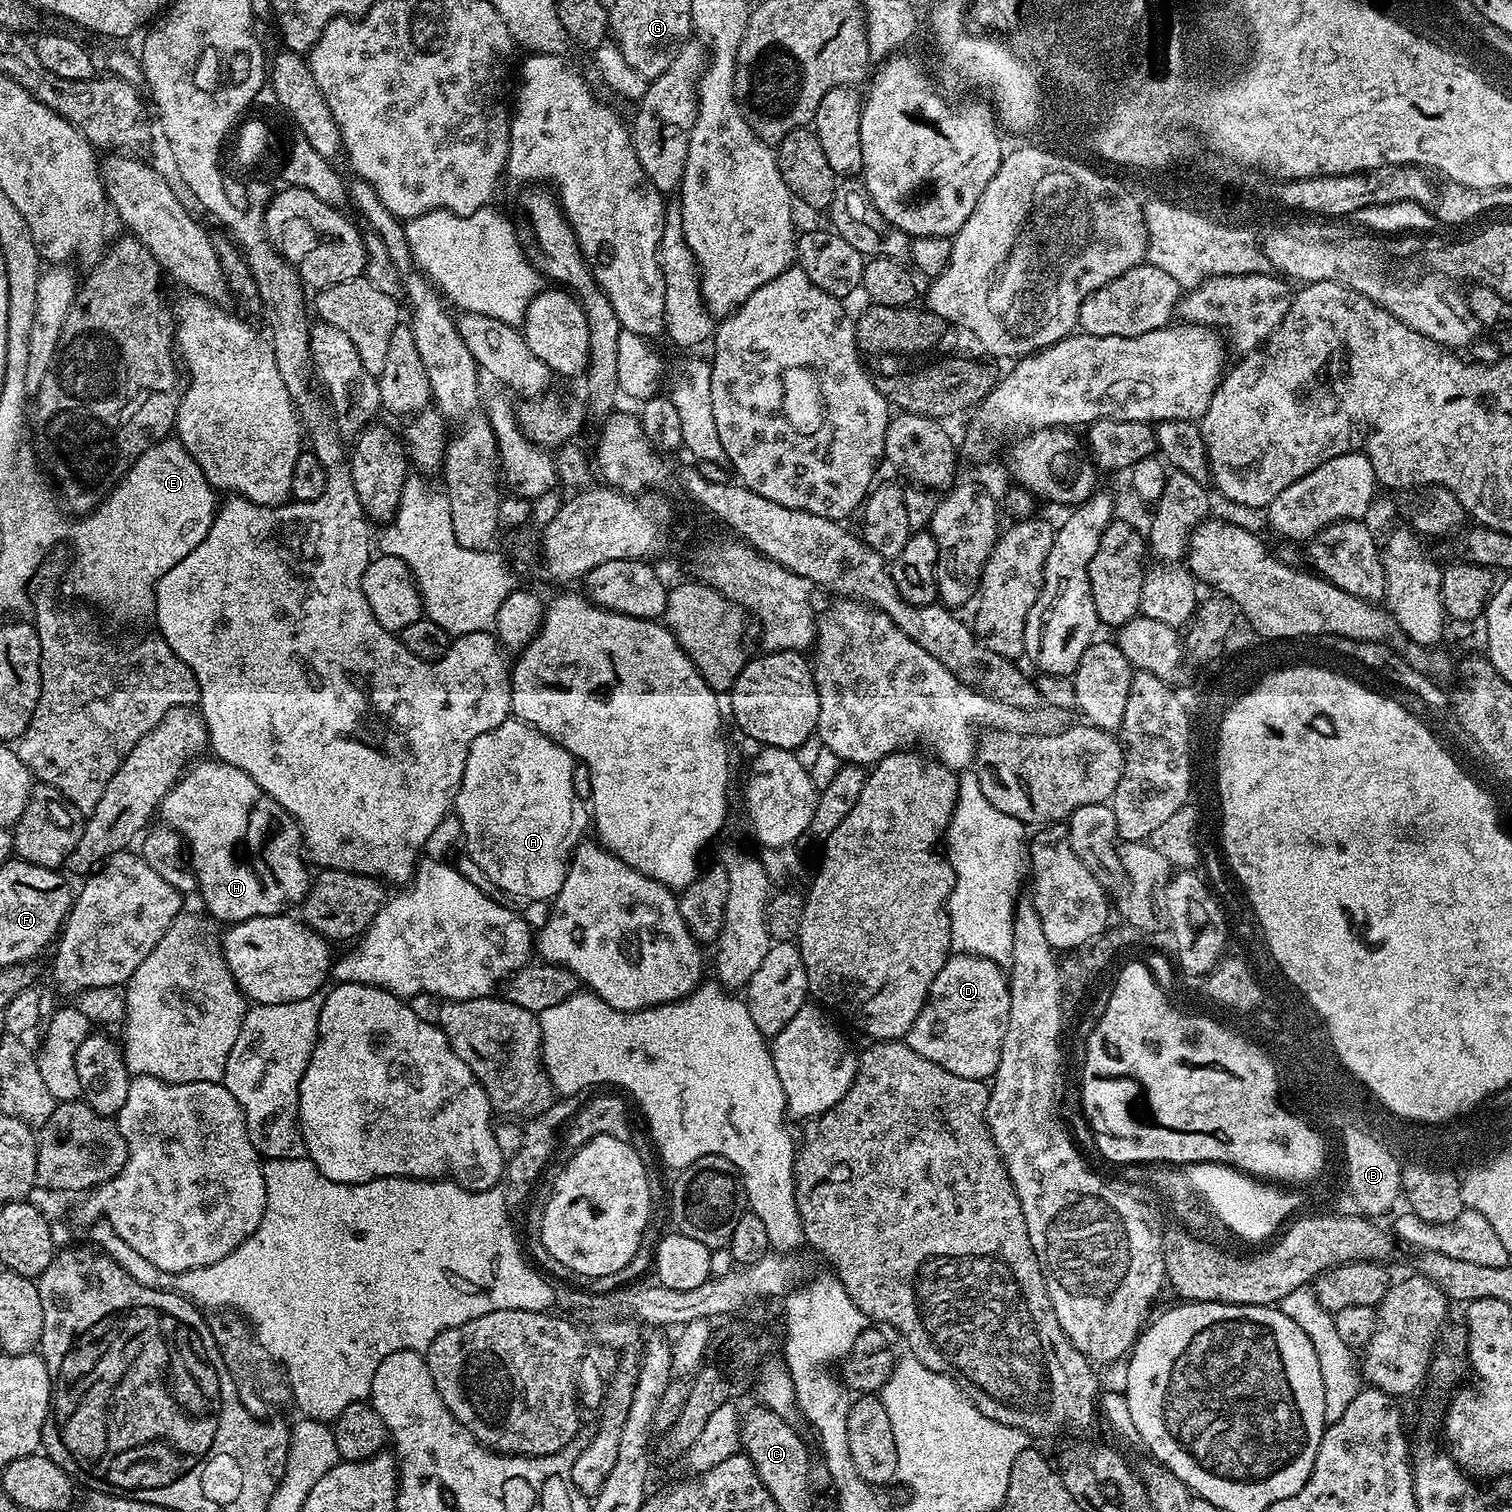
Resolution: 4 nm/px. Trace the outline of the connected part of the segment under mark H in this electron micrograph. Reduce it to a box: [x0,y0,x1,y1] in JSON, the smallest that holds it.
[158,758,310,922]

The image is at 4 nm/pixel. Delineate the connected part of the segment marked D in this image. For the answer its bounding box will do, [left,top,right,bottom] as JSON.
[906,952,1010,1081]

